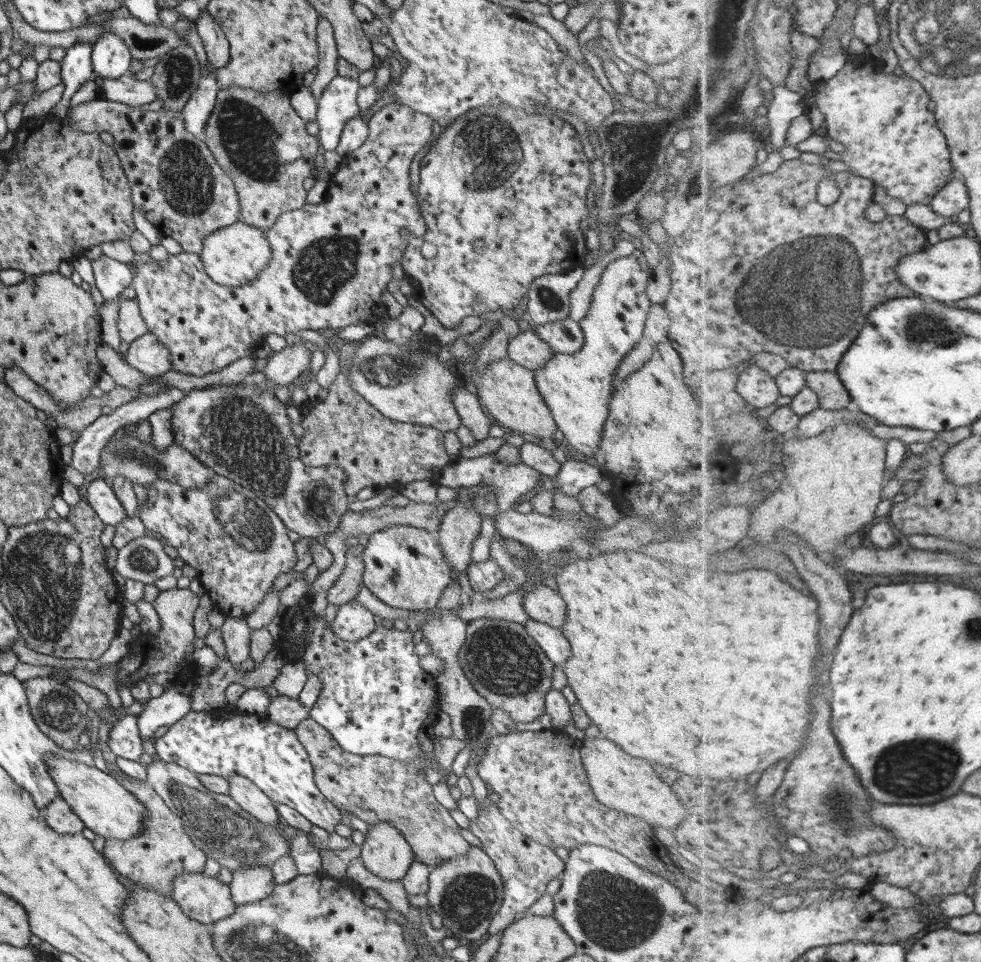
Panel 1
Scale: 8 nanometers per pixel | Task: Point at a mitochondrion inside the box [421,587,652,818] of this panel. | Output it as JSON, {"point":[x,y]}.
{"point":[502,661]}

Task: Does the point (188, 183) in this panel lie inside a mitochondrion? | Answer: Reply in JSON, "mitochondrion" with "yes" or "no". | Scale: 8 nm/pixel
{"mitochondrion":"yes"}

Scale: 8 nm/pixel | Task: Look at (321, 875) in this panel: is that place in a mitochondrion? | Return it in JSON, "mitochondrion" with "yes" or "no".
{"mitochondrion":"no"}

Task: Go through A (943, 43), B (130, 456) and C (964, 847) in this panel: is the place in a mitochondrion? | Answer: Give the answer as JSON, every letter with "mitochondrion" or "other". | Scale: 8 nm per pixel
{"A":"mitochondrion","B":"mitochondrion","C":"other"}

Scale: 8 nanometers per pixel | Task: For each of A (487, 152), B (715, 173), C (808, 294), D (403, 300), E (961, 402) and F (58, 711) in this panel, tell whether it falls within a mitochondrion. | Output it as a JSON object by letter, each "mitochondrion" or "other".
{"A":"mitochondrion","B":"other","C":"mitochondrion","D":"other","E":"other","F":"mitochondrion"}

